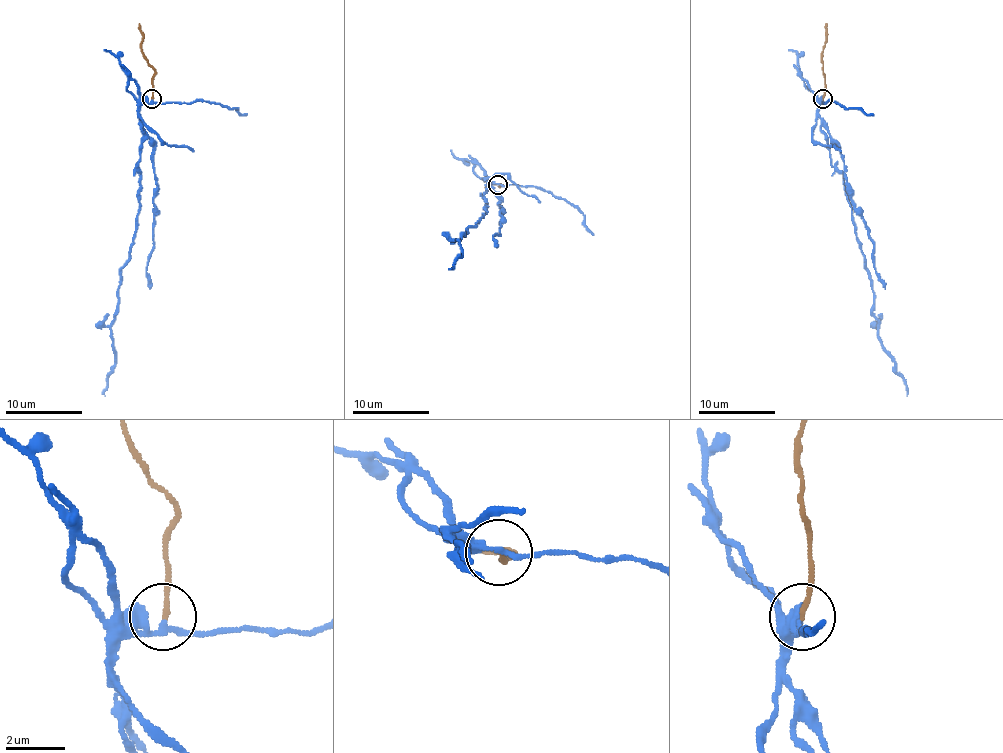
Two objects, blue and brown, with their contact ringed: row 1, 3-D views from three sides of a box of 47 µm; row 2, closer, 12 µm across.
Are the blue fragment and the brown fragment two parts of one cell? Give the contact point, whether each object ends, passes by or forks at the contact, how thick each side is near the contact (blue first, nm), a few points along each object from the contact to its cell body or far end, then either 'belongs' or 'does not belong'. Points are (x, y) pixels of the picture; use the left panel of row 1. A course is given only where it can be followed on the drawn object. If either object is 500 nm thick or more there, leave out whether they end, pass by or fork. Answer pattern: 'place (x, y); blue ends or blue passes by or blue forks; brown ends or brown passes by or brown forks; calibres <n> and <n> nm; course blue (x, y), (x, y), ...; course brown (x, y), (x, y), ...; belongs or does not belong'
place (151, 99); blue passes by; brown ends; calibres 170 and 150 nm; course blue (151, 99), (140, 107), (140, 208), (119, 281), (119, 311), (111, 323), (115, 363), (105, 395); course brown (151, 99), (155, 69), (143, 54), (140, 23); does not belong

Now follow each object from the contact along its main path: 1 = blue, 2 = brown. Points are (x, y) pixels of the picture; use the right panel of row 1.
1: (821, 99), (817, 117), (831, 164), (842, 176), (852, 208), (854, 233), (871, 281), (879, 340), (907, 395)
2: (823, 99), (821, 54), (827, 23)

